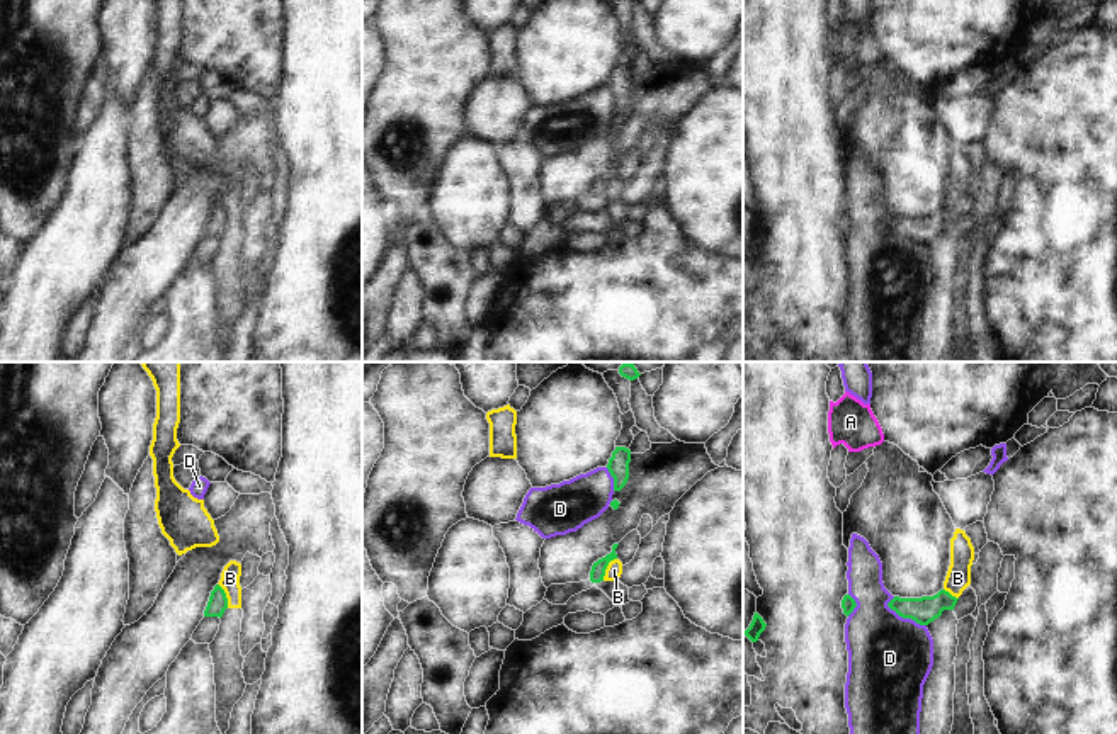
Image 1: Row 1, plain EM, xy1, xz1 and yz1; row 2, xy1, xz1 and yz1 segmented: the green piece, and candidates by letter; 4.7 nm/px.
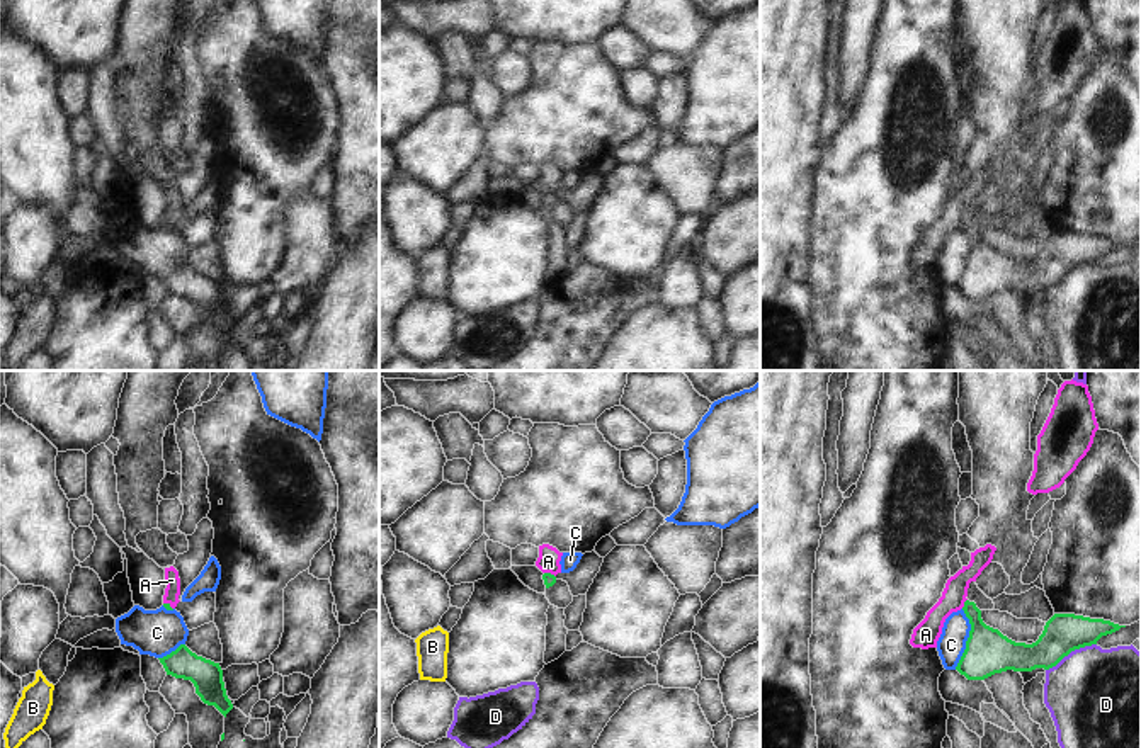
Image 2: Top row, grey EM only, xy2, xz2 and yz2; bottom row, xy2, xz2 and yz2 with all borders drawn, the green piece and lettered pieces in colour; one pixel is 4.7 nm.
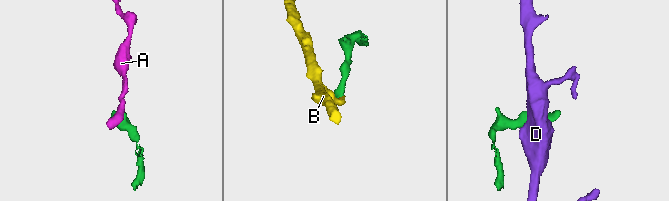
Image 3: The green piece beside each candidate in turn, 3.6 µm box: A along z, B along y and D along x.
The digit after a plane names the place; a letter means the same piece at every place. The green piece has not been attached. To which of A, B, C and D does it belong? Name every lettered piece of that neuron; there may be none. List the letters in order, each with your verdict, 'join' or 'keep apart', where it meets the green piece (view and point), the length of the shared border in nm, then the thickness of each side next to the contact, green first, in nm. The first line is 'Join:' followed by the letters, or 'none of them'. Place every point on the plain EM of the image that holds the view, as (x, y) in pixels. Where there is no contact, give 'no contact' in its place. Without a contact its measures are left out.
Join: none of them
A: keep apart; meets green in yz2 at (965, 223); contact 50 nm long; 220 nm thick on the green side, 120 nm on the other
B: keep apart; meets green in xz1 at (606, 187); contact 130 nm long; 70 nm thick on the green side, 80 nm on the other
C: keep apart; meets green in yz2 at (968, 259); contact 300 nm long; 220 nm thick on the green side, 140 nm on the other
D: keep apart; meets green in yz2 at (1070, 271); contact 280 nm long; 190 nm thick on the green side, 460 nm on the other

